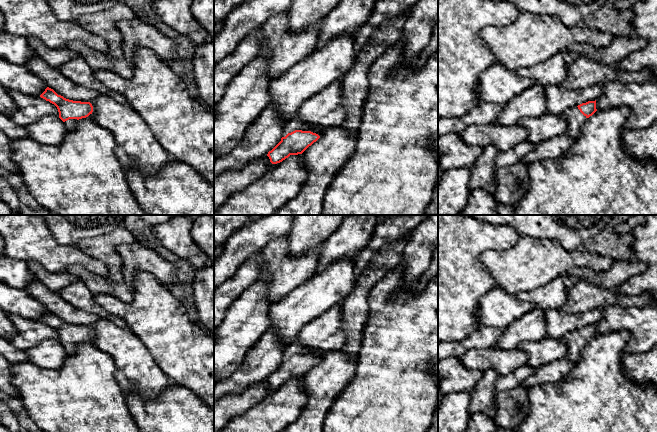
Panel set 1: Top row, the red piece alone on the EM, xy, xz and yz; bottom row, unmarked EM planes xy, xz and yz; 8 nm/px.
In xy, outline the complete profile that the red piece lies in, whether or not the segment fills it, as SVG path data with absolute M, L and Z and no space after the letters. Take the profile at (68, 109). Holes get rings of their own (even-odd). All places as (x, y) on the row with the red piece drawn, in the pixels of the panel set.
M49 87L45 89L40 97L57 107L59 118L65 123L65 127L68 131L75 129L79 119L88 118L94 120L92 114L93 106L90 102L66 99Z

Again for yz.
M596 100L582 103L574 108L565 110L561 116L567 123L565 133L572 139L577 139L586 120L592 116L596 109Z

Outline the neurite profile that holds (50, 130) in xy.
M45 116L25 127L29 138L53 146L60 145L68 132L59 116Z

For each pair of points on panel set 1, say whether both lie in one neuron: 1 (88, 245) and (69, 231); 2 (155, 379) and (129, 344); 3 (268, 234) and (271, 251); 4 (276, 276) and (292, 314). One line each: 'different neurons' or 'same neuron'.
1: different neurons
2: same neuron
3: different neurons
4: different neurons

